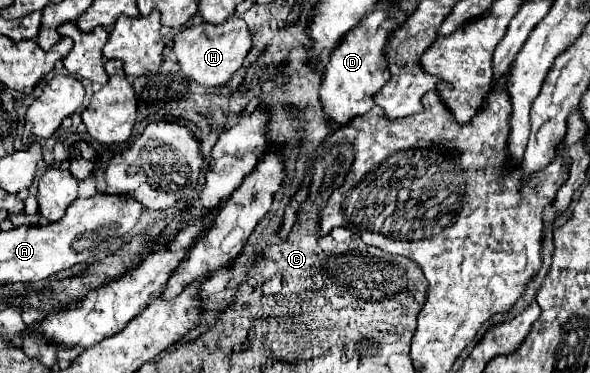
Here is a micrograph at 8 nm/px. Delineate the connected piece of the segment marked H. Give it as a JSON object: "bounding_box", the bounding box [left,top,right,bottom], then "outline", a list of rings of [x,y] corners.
{"bounding_box":[173,16,251,88],"outline":[[[237,16],[229,18],[229,22],[219,26],[203,22],[199,26],[185,28],[177,32],[173,38],[173,52],[177,56],[183,74],[189,80],[207,88],[225,86],[231,80],[231,76],[241,68],[249,50],[251,50],[251,32],[247,24]]]}

